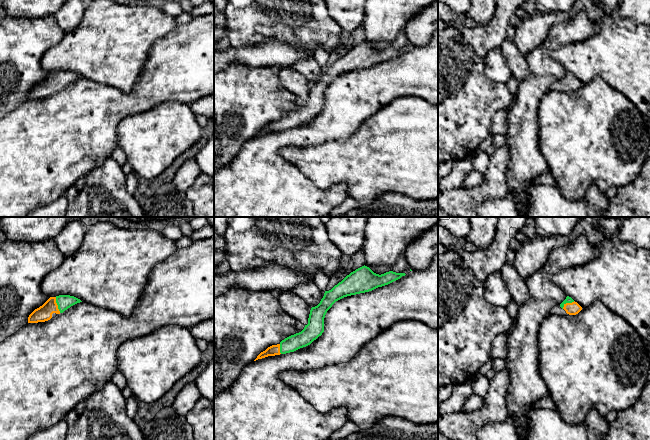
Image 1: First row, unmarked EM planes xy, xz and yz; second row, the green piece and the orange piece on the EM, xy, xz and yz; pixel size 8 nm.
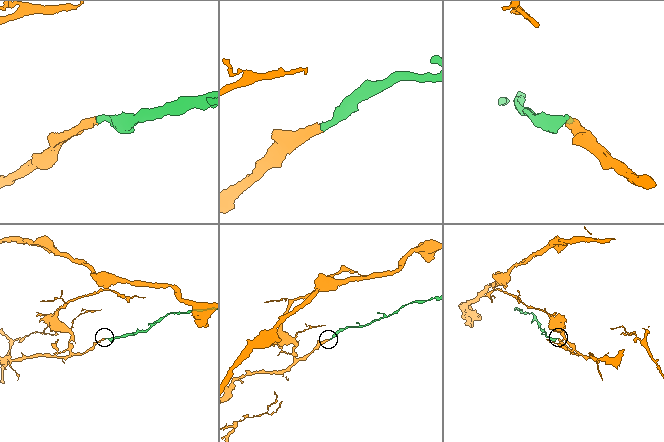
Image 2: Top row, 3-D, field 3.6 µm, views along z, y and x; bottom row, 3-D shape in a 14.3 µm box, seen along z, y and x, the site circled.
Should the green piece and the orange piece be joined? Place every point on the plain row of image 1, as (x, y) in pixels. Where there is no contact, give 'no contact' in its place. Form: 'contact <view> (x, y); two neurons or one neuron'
contact xy (57, 80); one neuron

